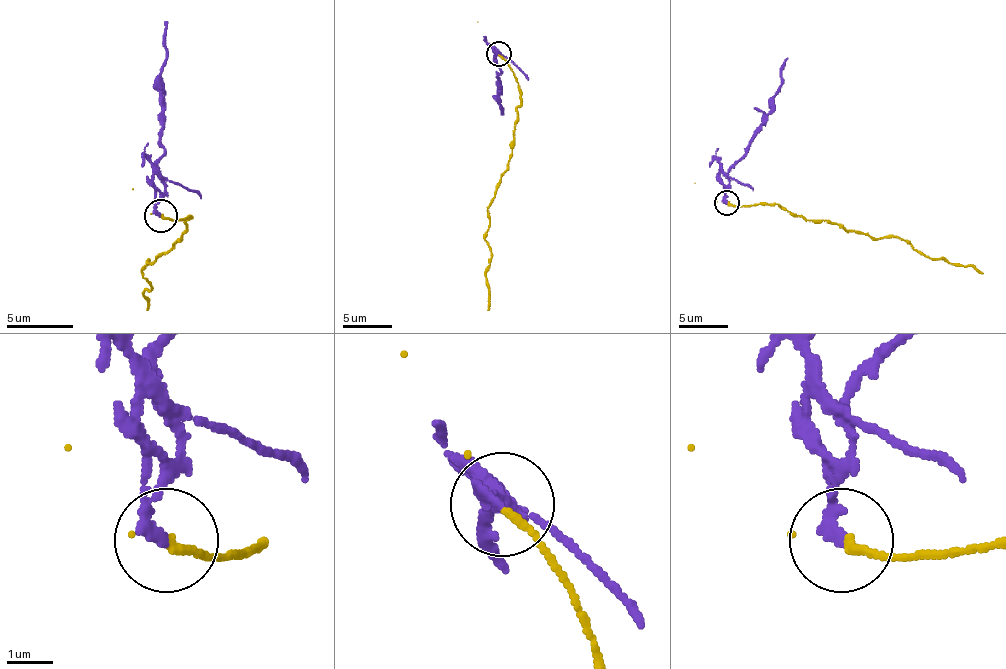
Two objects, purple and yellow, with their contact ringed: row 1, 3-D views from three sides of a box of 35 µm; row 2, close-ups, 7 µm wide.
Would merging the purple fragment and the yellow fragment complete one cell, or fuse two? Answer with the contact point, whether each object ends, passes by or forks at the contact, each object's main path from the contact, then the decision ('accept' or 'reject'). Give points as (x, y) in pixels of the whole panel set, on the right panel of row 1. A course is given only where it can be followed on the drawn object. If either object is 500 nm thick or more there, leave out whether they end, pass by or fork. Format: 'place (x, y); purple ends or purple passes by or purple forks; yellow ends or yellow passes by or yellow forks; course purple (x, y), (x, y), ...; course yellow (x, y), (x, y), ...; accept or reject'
place (727, 203); purple ends; yellow ends; course purple (727, 203), (725, 174), (745, 154), (754, 129), (769, 112), (769, 99), (782, 82), (782, 65), (787, 57); course yellow (727, 203), (779, 203), (809, 221), (829, 221), (881, 238), (900, 238), (927, 258), (972, 265), (982, 272); reject

